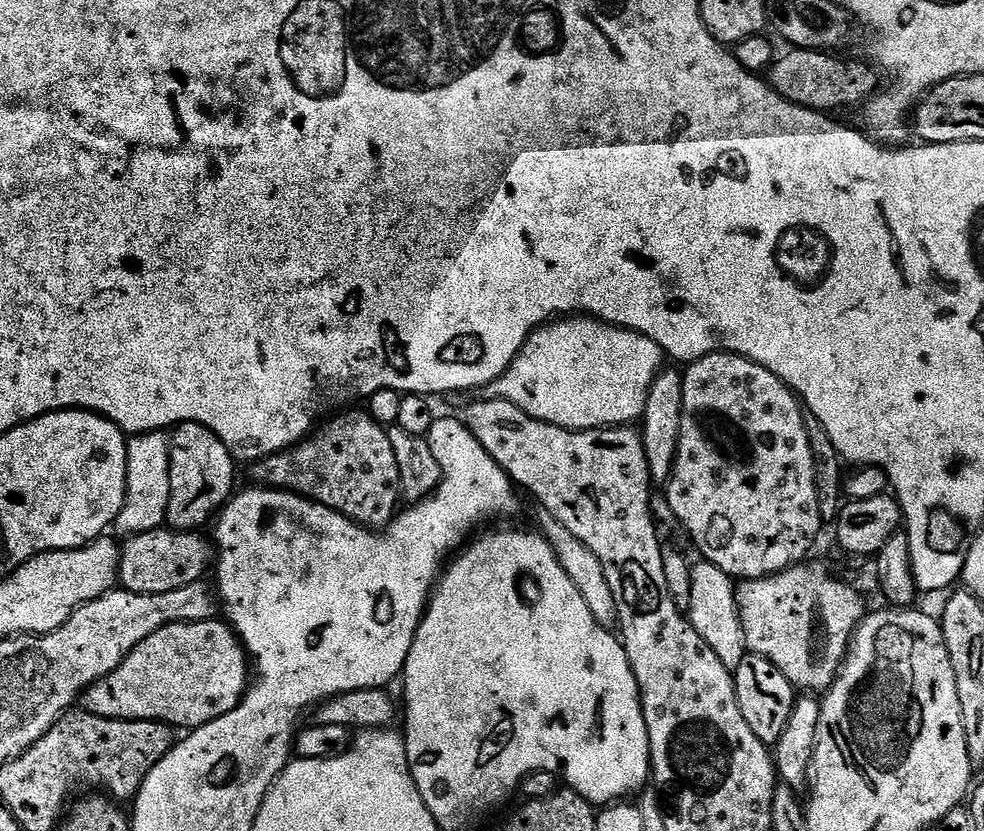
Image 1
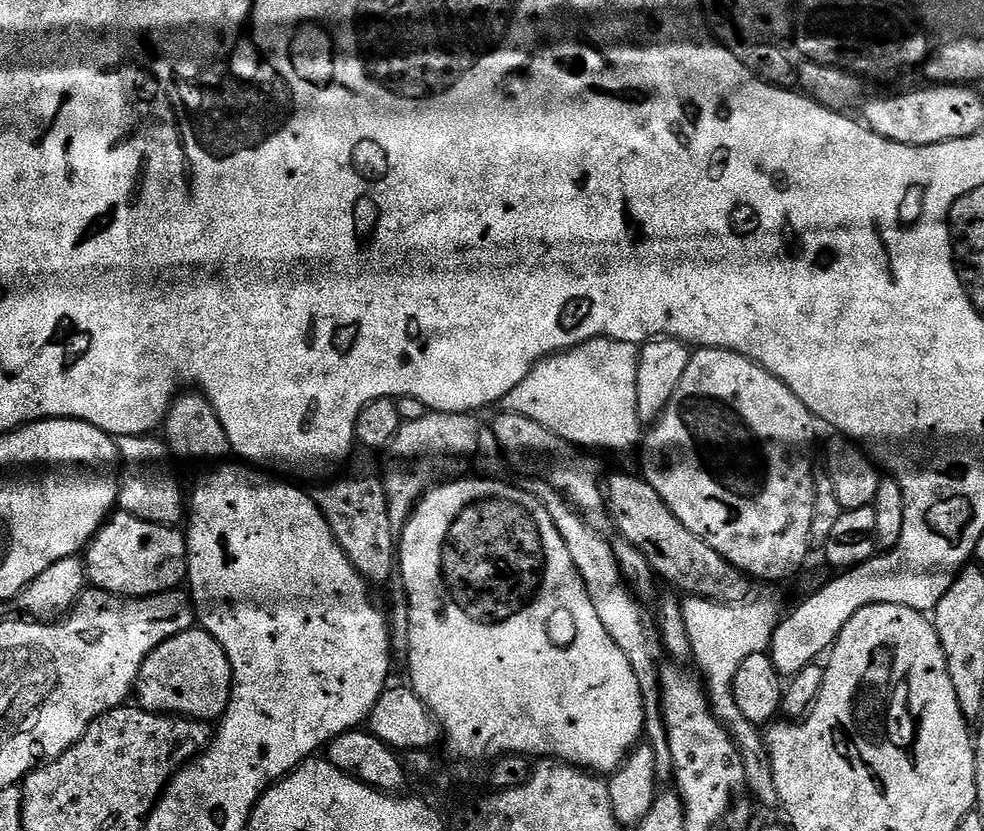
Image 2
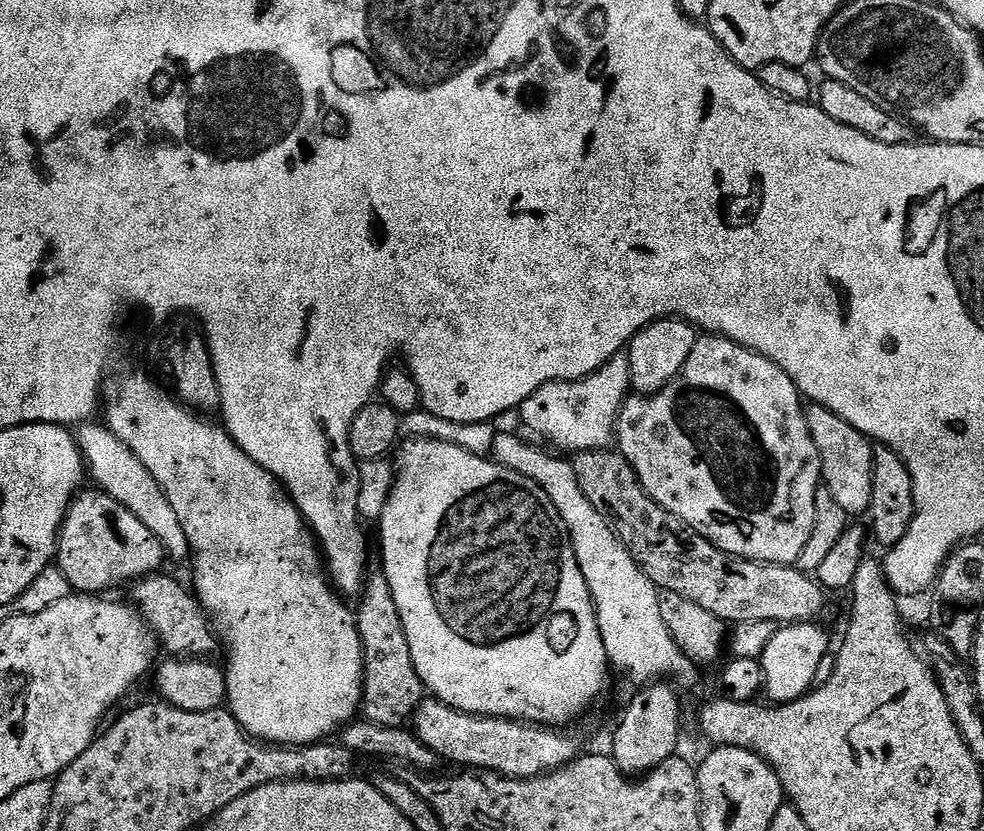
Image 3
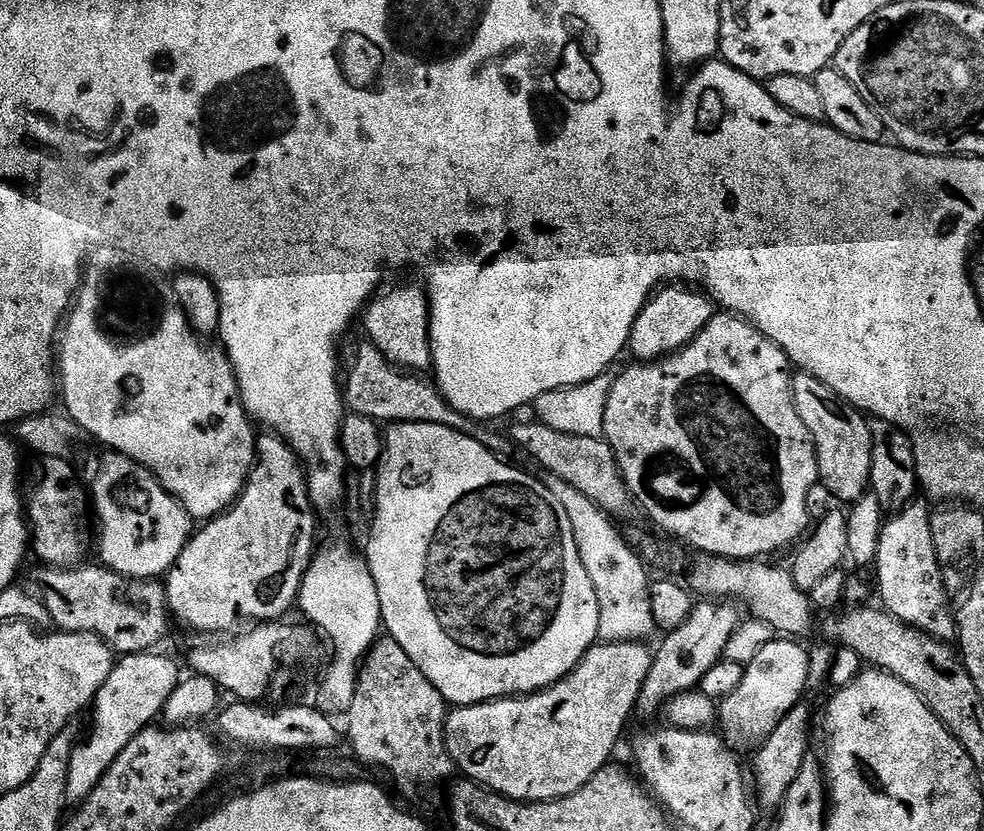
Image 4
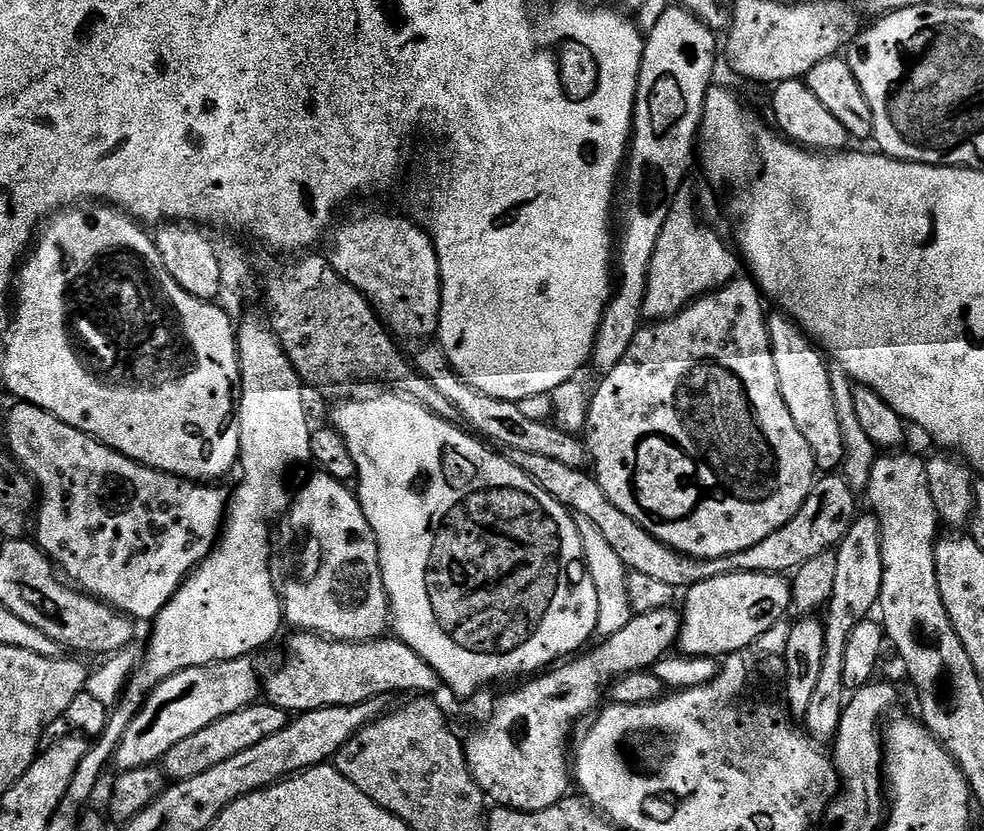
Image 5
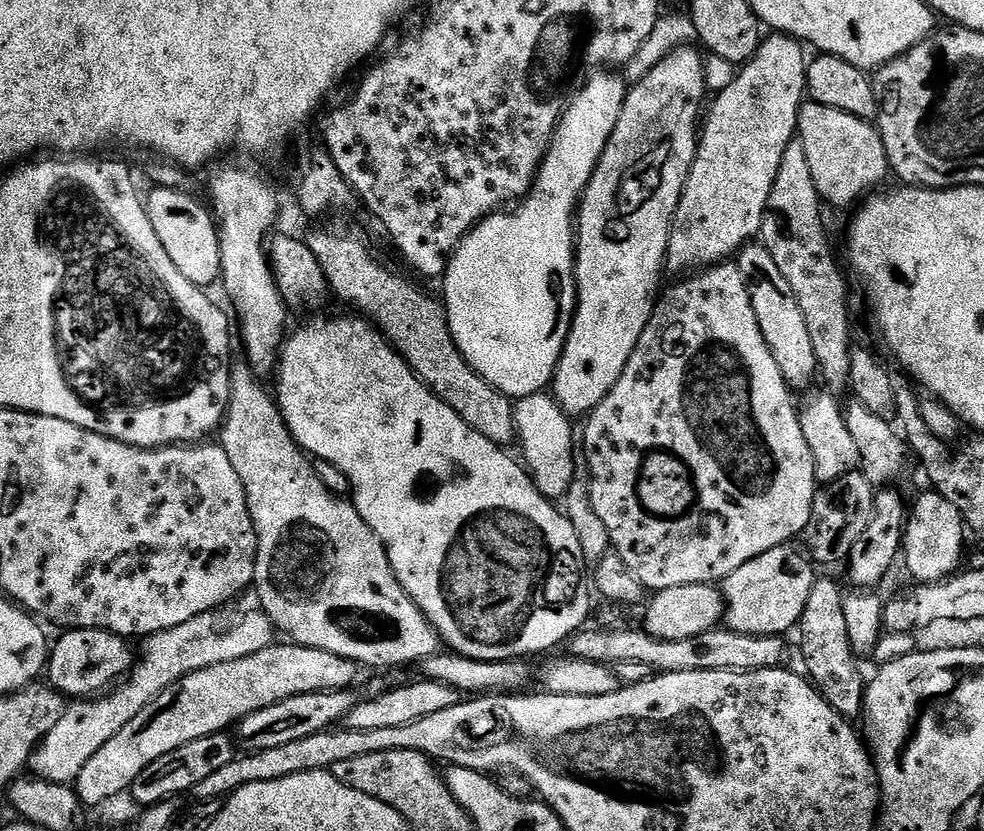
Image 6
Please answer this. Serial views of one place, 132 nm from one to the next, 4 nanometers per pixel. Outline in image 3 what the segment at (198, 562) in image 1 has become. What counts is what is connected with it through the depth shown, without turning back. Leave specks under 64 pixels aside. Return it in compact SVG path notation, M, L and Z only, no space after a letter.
M81 491L72 499L60 538L56 542L55 567L60 567L69 589L83 595L105 593L122 584L138 582L161 571L166 556L165 543L135 520L128 522L100 522L101 493Z

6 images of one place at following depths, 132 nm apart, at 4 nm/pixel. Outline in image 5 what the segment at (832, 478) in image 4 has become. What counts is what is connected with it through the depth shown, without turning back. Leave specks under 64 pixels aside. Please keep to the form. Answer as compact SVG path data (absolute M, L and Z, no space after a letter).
M782 312L774 314L767 317L768 336L783 401L790 410L790 418L794 418L794 426L798 426L806 438L817 469L824 474L835 473L844 463L844 443L842 422L838 422L838 410L834 408L833 391L830 390L829 365L826 366L825 357L817 349L812 350L811 339L791 317Z

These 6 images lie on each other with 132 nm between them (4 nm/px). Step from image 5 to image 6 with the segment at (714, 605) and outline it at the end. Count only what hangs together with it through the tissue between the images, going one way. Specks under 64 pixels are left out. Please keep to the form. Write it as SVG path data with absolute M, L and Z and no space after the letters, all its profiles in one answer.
M781 546L746 562L746 566L738 566L734 574L730 574L722 581L722 595L724 598L723 623L726 628L740 635L777 636L785 634L797 627L806 610L806 598L810 598L812 583L818 578L812 573L814 564L803 551L795 552L792 546Z

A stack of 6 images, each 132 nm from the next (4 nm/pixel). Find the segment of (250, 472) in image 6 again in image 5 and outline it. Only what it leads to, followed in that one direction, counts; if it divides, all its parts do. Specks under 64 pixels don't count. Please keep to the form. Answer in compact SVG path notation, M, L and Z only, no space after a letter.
M317 474L318 476L312 476L308 481L304 484L304 489L301 490L300 493L295 493L294 499L291 501L290 507L283 517L282 525L284 524L284 529L279 529L278 532L278 543L274 548L274 579L276 581L276 593L280 595L280 601L282 602L282 606L284 607L284 619L290 625L293 624L293 629L302 631L302 632L315 632L318 636L327 636L330 640L351 640L353 644L362 644L366 640L378 640L381 639L385 635L384 631L389 631L390 628L390 605L388 602L388 591L384 589L384 579L382 578L382 574L380 573L380 551L378 550L378 546L376 545L376 536L372 533L372 527L370 526L370 522L366 518L366 514L362 510L362 506L360 505L357 493L353 491L351 487L347 483L336 480L332 476L328 476L325 474Z

